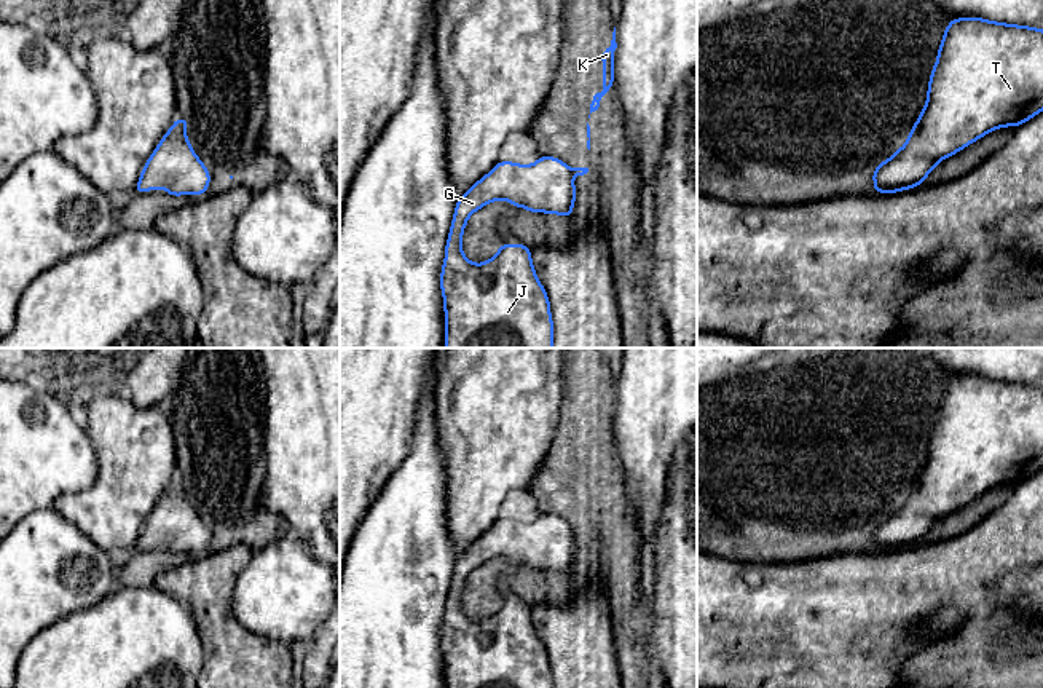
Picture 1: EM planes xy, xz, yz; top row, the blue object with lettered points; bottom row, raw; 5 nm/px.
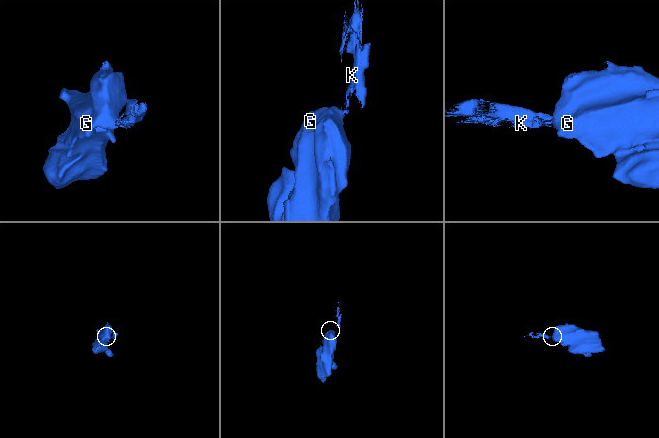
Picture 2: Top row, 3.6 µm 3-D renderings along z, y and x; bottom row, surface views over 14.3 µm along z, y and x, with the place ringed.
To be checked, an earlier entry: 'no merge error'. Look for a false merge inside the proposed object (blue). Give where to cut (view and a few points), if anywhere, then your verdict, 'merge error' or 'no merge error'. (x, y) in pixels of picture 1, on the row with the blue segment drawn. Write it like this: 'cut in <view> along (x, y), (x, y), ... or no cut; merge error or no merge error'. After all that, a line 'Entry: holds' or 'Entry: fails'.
cut in xz along (568, 166), (573, 174); merge error
Entry: fails

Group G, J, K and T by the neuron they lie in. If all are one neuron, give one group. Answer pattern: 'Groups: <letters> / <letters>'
Groups: G J T / K

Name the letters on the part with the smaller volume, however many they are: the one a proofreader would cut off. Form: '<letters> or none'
K

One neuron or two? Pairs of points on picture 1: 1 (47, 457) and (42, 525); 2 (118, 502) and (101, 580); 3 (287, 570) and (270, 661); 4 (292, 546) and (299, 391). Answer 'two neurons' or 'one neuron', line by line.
1: two neurons
2: two neurons
3: two neurons
4: two neurons

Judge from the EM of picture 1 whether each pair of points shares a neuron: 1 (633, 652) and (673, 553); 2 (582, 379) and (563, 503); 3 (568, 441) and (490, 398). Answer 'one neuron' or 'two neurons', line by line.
1: two neurons
2: one neuron
3: two neurons

